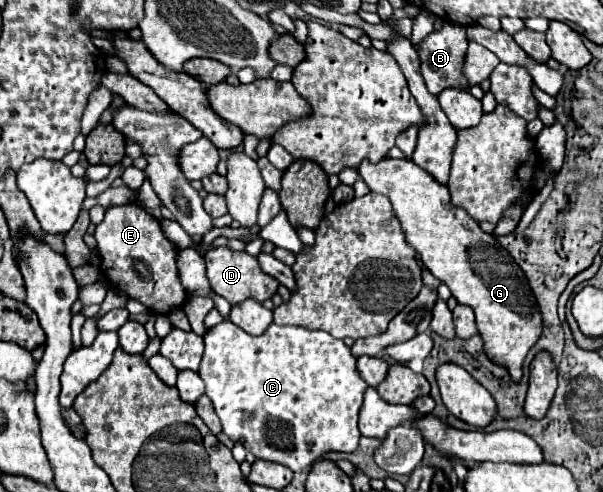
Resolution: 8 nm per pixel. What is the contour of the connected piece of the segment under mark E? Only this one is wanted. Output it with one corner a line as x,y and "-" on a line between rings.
139,203
110,206
104,220
94,232
96,250
100,254
100,272
112,286
128,292
130,298
142,302
156,314
166,314
174,306
182,306
188,298
180,284
176,270
176,246
166,240
154,216
150,216

